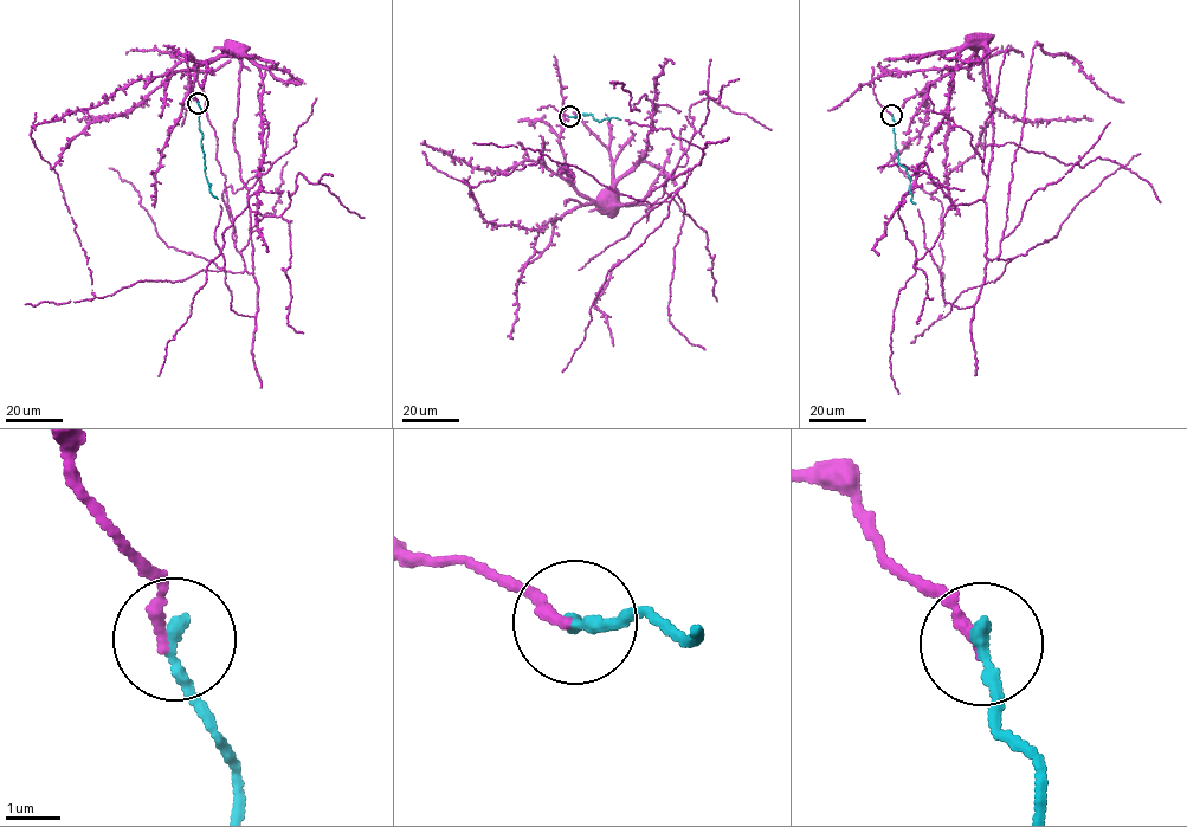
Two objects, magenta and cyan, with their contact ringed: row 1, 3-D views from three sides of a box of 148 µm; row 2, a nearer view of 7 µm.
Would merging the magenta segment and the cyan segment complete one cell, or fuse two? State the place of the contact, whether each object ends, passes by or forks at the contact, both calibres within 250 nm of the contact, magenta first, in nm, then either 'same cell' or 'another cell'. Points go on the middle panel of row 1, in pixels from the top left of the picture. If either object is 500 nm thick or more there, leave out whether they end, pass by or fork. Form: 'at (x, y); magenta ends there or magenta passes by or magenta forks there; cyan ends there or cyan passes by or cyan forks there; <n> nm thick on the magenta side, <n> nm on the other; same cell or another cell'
at (569, 116); magenta ends there; cyan ends there; 200 nm thick on the magenta side, 280 nm on the other; same cell

